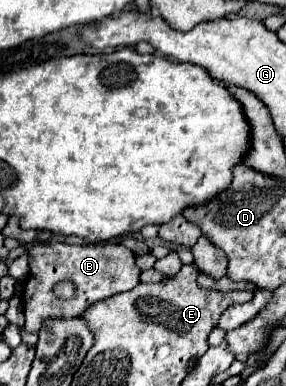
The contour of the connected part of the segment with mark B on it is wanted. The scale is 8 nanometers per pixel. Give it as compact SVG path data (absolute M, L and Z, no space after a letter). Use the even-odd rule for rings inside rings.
M35 244L29 250L29 276L23 286L25 306L25 332L35 334L49 318L75 318L81 316L91 304L107 300L119 292L127 292L139 284L141 270L135 266L135 256L123 244ZM61 280L71 280L79 294L73 300L53 298L53 286Z

